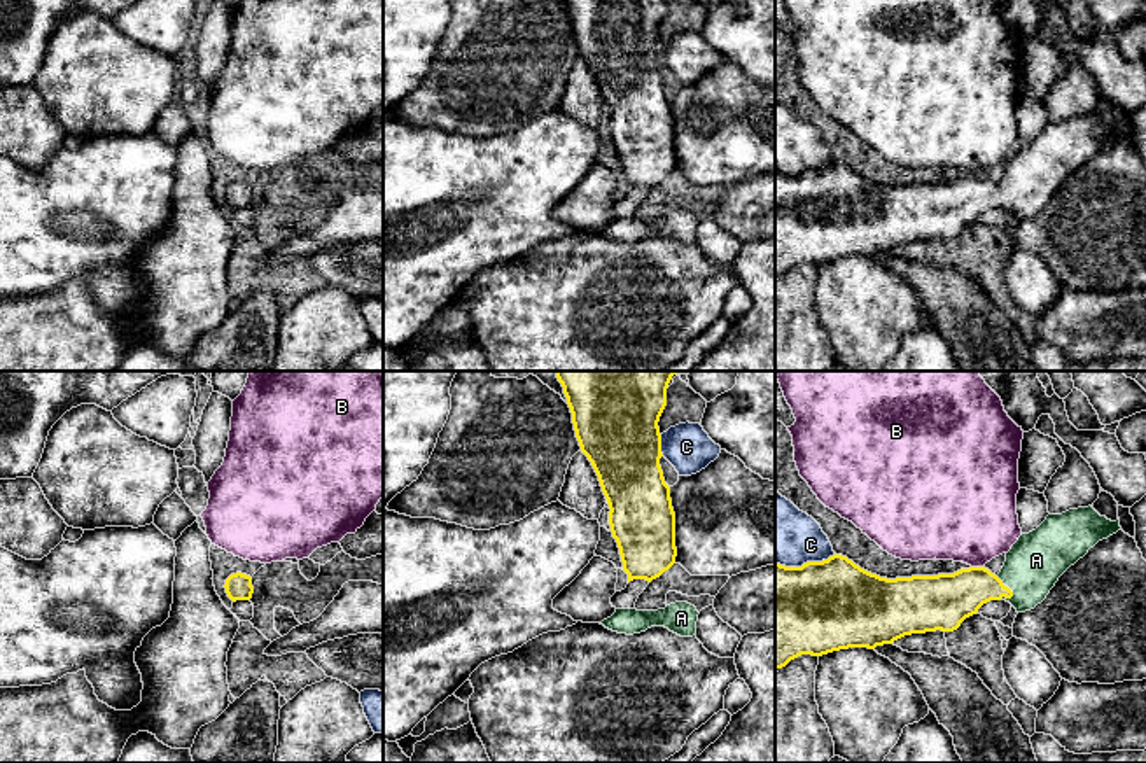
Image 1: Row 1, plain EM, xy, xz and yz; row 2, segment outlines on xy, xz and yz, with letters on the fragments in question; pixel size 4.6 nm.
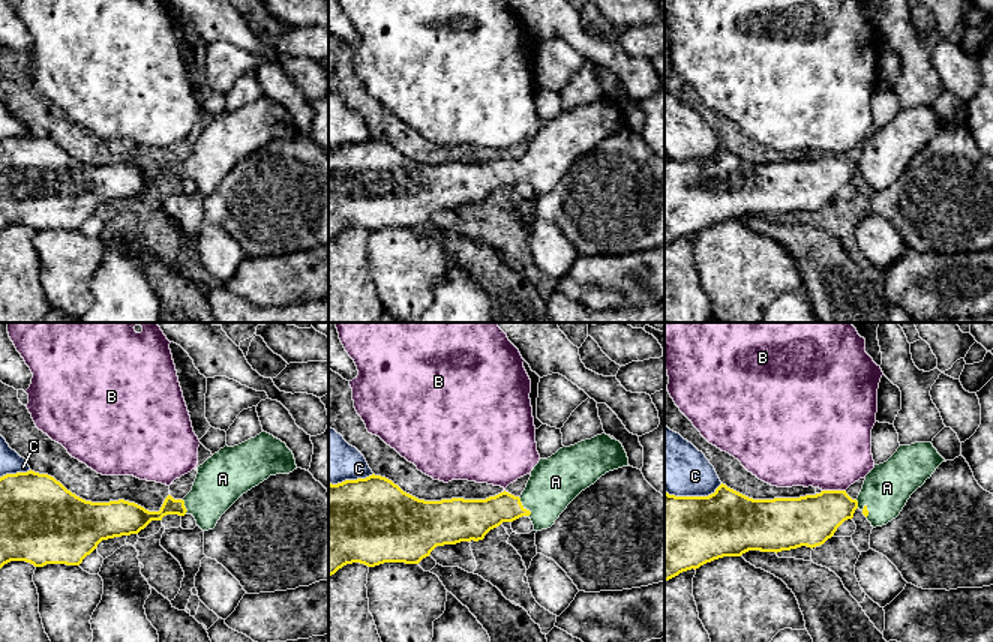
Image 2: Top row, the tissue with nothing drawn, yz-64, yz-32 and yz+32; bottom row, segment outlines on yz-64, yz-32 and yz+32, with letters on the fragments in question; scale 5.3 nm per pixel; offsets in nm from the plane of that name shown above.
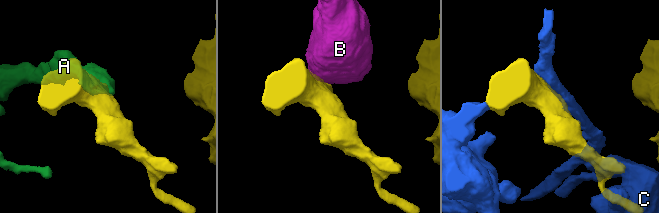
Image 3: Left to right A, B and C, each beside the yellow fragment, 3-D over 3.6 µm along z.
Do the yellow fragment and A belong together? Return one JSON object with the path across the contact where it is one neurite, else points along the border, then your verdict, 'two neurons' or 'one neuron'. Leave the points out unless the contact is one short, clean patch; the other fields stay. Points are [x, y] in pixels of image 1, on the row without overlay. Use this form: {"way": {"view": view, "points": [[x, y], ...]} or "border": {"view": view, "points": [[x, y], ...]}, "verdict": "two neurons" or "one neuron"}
{"way": {"view": "yz", "points": [[959, 203], [970, 196], [1008, 196], [1036, 168]]}, "verdict": "one neuron"}

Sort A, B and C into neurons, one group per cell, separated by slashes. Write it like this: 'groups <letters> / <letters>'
groups A / B / C

